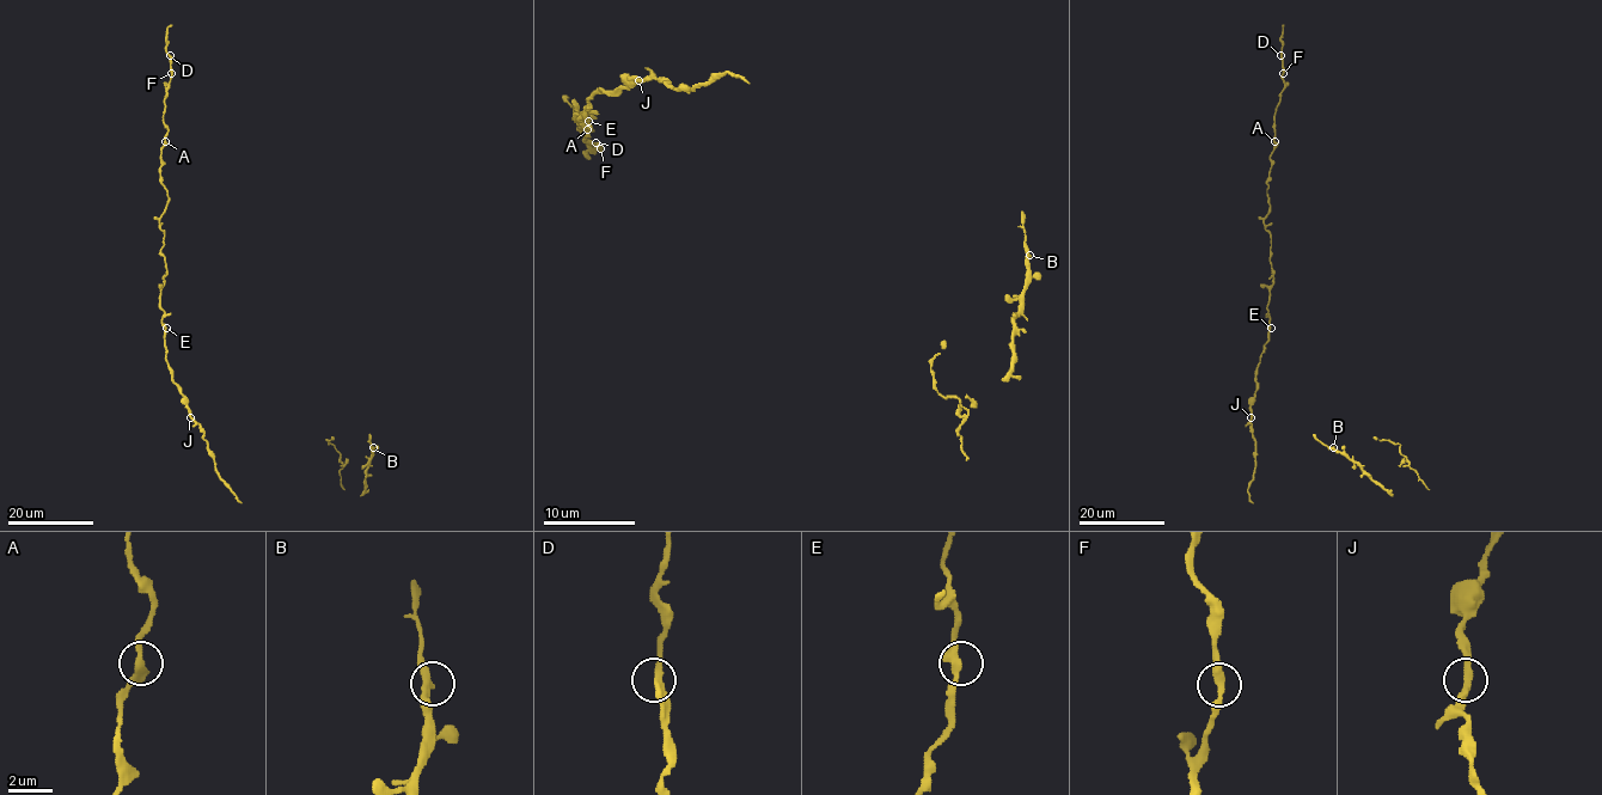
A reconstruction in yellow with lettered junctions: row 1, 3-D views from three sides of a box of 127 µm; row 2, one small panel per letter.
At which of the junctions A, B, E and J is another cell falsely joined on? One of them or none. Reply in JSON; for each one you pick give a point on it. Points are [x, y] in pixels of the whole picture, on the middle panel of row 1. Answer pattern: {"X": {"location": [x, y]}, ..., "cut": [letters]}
{"cut": []}

